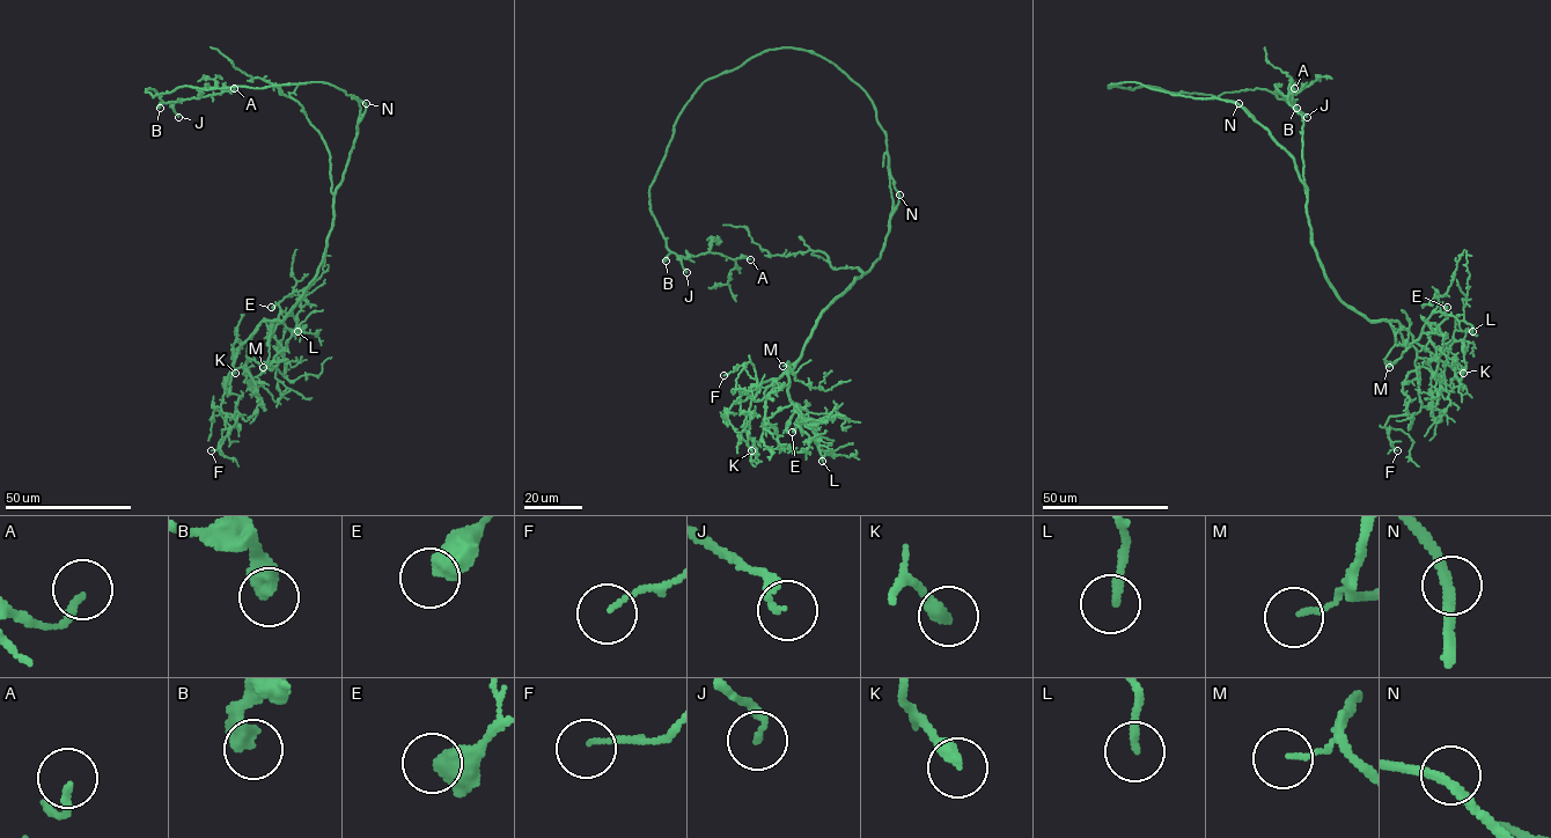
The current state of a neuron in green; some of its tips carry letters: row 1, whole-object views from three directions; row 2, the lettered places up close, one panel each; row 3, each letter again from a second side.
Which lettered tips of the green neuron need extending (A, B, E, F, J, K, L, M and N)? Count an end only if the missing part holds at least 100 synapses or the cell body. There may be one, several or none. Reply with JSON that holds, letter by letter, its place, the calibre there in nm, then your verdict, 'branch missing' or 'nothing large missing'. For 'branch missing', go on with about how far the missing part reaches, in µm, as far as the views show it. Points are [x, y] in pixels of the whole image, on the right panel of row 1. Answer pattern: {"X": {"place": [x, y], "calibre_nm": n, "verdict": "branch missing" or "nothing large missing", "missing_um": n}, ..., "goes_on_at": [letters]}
{"A": {"place": [1294, 88], "calibre_nm": 190, "verdict": "nothing large missing"}, "B": {"place": [1296, 108], "calibre_nm": 440, "verdict": "nothing large missing"}, "E": {"place": [1447, 307], "calibre_nm": 550, "verdict": "nothing large missing"}, "F": {"place": [1397, 450], "calibre_nm": 110, "verdict": "nothing large missing"}, "J": {"place": [1307, 117], "calibre_nm": 190, "verdict": "nothing large missing"}, "K": {"place": [1463, 373], "calibre_nm": 360, "verdict": "nothing large missing"}, "L": {"place": [1472, 331], "calibre_nm": 200, "verdict": "nothing large missing"}, "M": {"place": [1389, 367], "calibre_nm": 110, "verdict": "nothing large missing"}, "N": {"place": [1239, 103], "calibre_nm": 240, "verdict": "nothing large missing"}, "goes_on_at": []}

